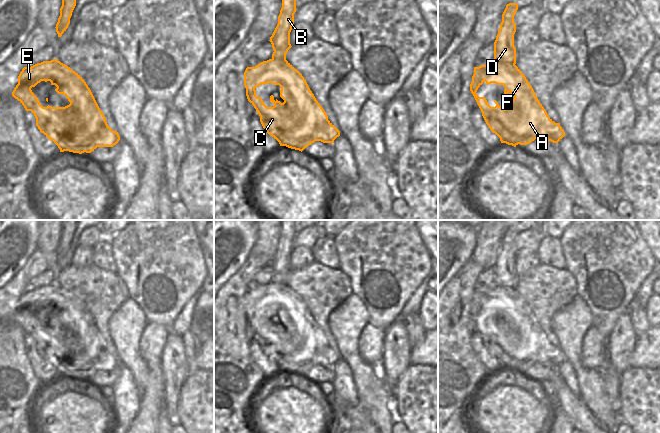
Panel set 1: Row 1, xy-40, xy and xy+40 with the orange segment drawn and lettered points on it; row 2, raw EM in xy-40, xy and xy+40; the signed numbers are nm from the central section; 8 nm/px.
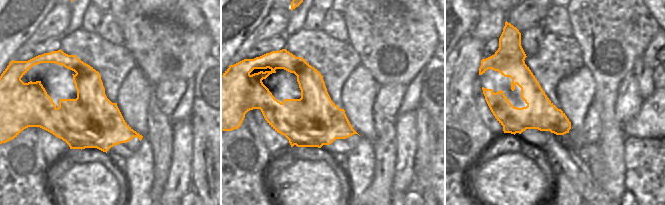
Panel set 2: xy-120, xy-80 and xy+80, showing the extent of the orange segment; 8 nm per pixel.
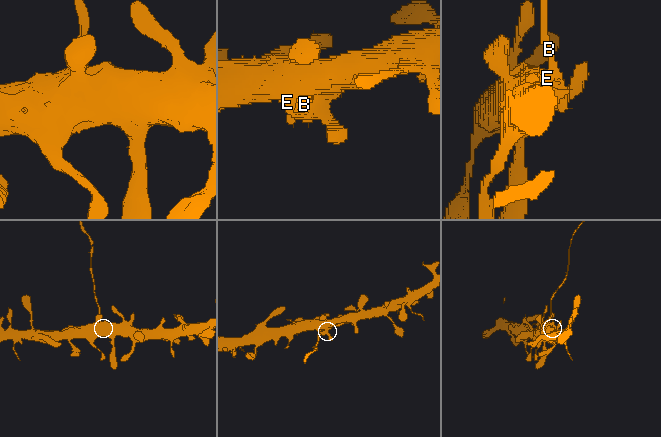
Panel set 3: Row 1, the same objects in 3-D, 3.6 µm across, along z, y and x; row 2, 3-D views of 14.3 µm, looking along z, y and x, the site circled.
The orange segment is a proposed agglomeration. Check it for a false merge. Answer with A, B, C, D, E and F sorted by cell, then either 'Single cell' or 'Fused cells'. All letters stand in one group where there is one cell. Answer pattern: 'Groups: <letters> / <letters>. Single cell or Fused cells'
Groups: A C E F / B D. Fused cells.

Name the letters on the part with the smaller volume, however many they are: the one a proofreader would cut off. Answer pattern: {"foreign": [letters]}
{"foreign": ["B", "D"]}

